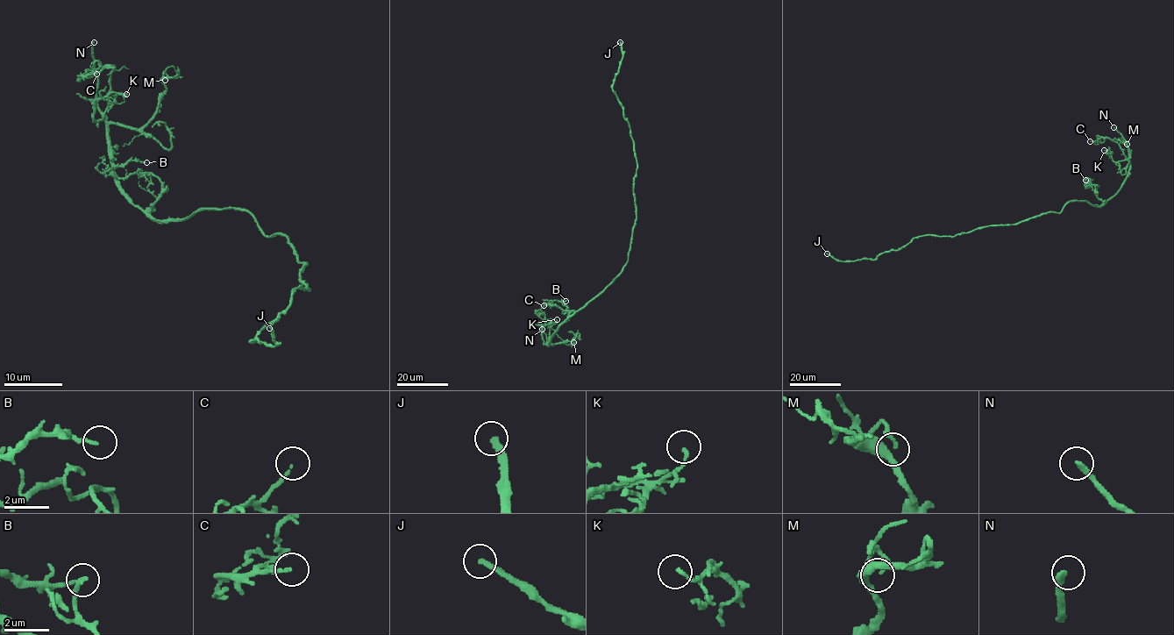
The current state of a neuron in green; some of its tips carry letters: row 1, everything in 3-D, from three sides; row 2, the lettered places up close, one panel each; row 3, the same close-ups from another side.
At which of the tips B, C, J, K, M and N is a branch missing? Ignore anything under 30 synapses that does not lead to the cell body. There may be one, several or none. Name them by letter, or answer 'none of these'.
J, N

